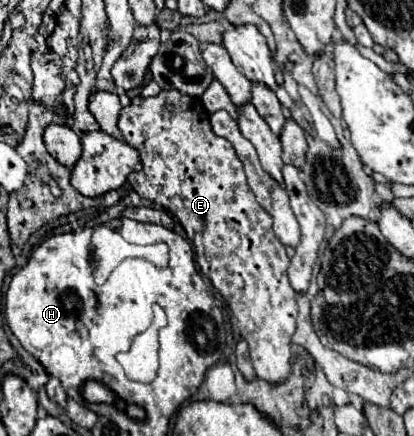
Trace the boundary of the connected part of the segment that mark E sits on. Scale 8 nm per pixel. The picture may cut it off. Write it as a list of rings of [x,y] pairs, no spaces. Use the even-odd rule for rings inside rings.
[[[161,89],[155,97],[133,97],[129,107],[121,109],[117,125],[123,133],[123,139],[139,151],[143,165],[141,171],[133,171],[129,175],[131,187],[141,197],[163,205],[181,221],[187,237],[193,241],[195,261],[201,273],[209,277],[213,287],[225,297],[237,319],[243,339],[249,343],[249,353],[257,377],[269,383],[285,381],[291,359],[289,345],[297,319],[297,293],[287,279],[289,257],[285,253],[285,245],[277,241],[269,213],[257,205],[233,145],[213,133],[209,125],[209,113],[205,111],[201,99],[185,97],[185,93],[177,93],[177,89]]]

